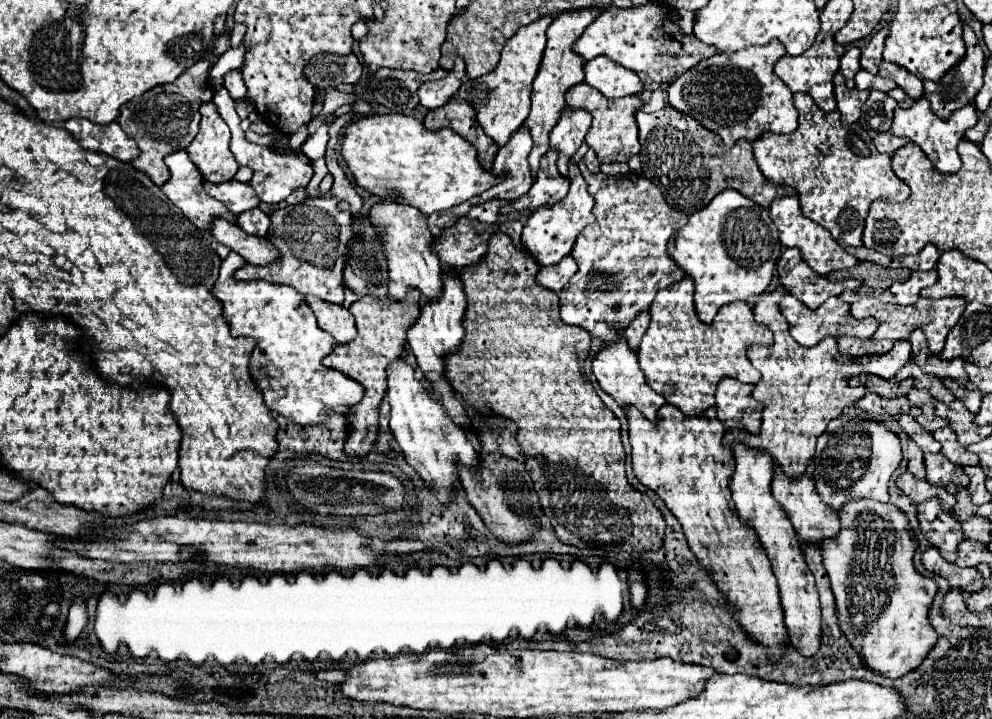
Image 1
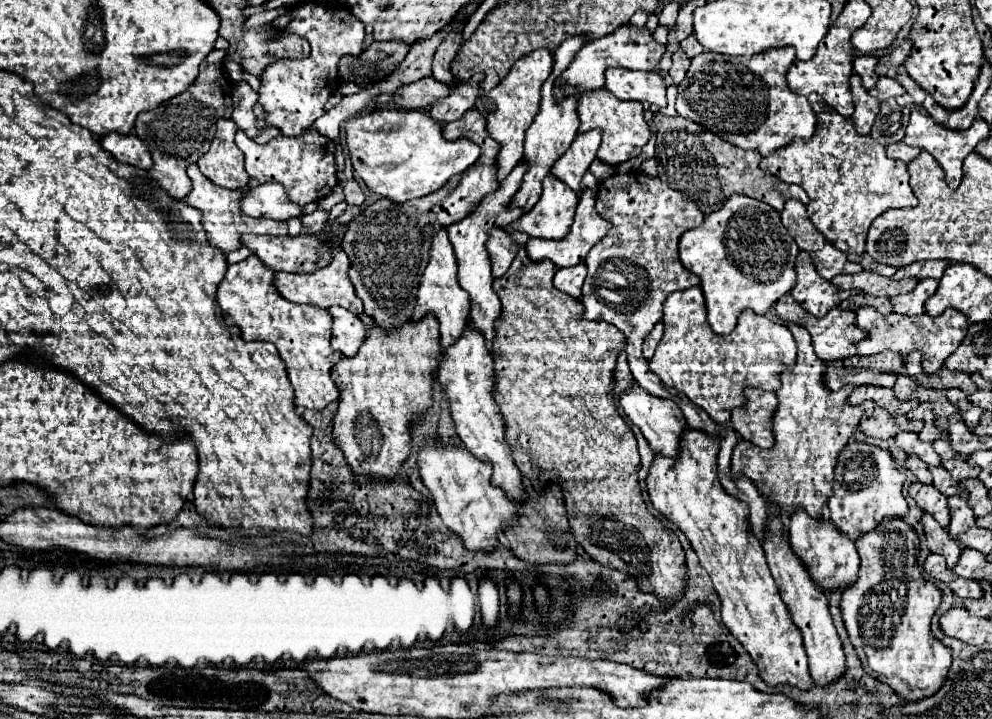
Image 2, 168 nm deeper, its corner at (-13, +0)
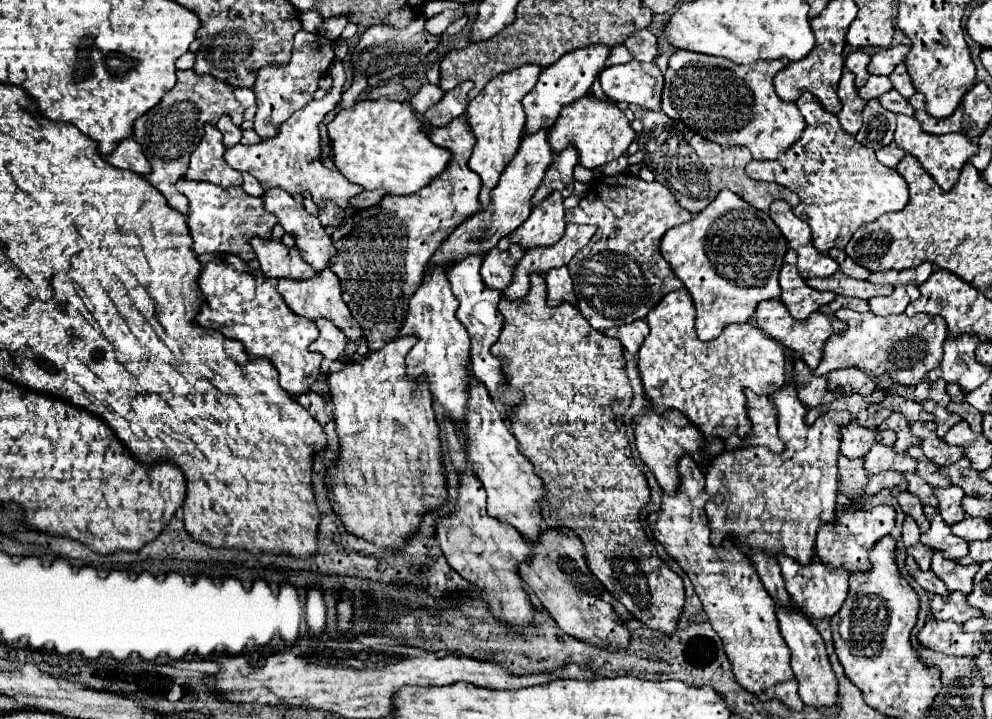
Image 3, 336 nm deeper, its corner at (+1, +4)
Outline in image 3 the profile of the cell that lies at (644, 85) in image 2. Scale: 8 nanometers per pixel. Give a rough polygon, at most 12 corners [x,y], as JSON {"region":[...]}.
{"region":[[650,62],[604,68],[612,102],[660,112],[664,76]]}

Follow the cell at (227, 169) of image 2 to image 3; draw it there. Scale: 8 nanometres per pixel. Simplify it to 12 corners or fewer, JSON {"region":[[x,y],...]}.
{"region":[[220,130],[206,134],[190,156],[188,180],[222,188],[242,186],[224,160]]}

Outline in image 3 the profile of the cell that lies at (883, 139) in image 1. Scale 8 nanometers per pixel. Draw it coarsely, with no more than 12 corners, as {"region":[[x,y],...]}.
{"region":[[894,144],[876,150],[878,160],[896,168],[904,158],[904,150]]}

